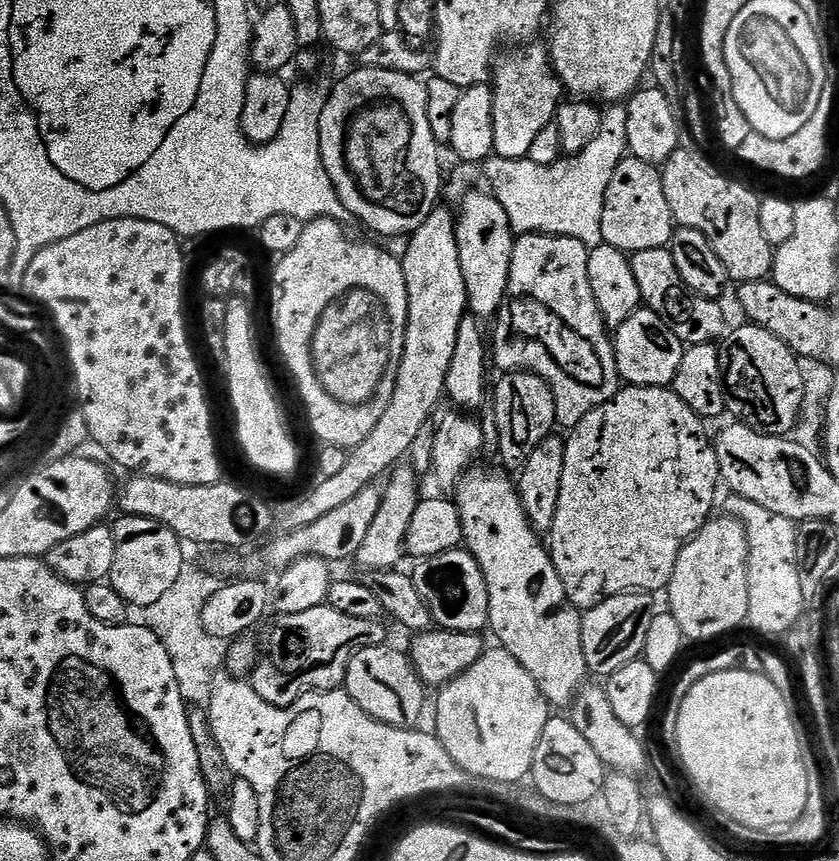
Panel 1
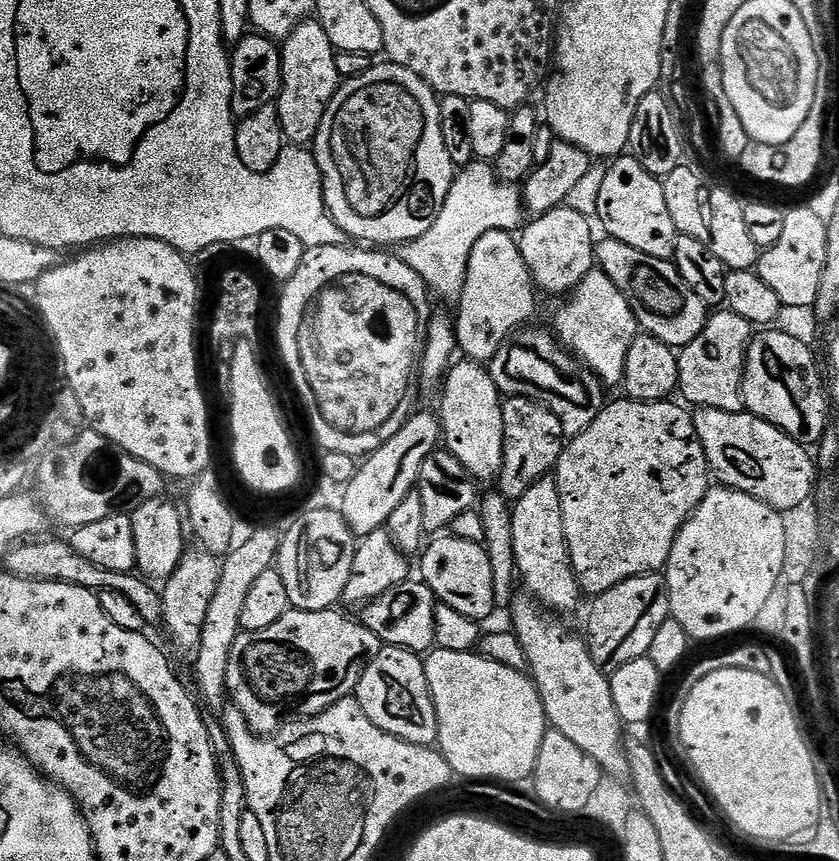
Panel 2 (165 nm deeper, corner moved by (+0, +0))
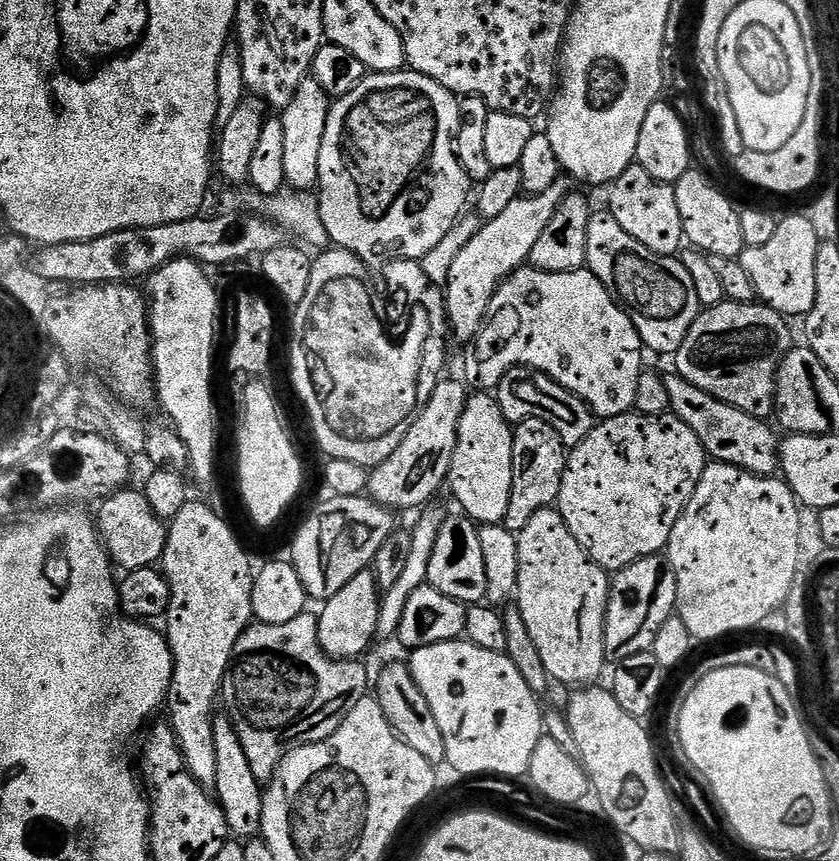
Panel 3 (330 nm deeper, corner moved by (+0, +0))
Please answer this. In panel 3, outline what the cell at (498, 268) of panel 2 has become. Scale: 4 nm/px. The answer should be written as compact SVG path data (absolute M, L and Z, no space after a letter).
M531 266L519 268L494 294L488 307L488 313L484 315L484 323L480 325L480 331L476 333L467 348L468 353L464 356L464 373L462 376L473 389L495 390L502 382L502 378L512 368L533 368L535 372L541 372L554 382L558 382L566 390L573 392L591 410L593 417L600 420L609 420L615 416L627 416L635 409L634 394L638 394L638 378L646 368L646 364L644 364L646 349L640 340L638 330L634 330L634 322L630 322L624 309L616 303L616 300L606 290L606 286L602 286L600 279L593 272L588 271L587 267L577 268L575 272L541 272L539 268Z

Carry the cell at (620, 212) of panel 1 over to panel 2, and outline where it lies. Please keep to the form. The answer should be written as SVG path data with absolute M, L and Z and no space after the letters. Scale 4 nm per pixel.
M624 154L607 165L602 190L598 190L598 206L596 216L598 224L605 228L607 235L618 242L626 242L626 246L634 246L634 250L642 250L642 254L650 254L650 258L672 260L676 245L677 231L674 218L670 218L670 209L666 206L666 194L661 177L652 176L639 164L632 154Z

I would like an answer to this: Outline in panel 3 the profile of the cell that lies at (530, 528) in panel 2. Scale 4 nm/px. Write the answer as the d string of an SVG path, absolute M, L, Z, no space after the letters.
M555 507L543 508L526 522L526 526L516 537L518 542L518 586L514 604L520 607L520 620L536 647L540 664L560 684L572 686L592 686L604 672L604 627L606 626L606 606L608 605L609 573L598 567L578 546L574 534L566 526Z

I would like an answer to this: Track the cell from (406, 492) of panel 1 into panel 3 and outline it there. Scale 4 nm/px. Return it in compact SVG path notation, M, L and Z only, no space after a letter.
M372 570L354 574L334 598L323 601L321 612L318 612L318 642L324 653L333 660L354 660L363 657L363 652L377 639L378 610L382 591L376 585Z

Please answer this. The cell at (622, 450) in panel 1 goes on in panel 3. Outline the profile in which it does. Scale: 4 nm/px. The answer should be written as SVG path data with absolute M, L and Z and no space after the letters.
M629 414L600 420L587 438L567 453L555 507L570 534L574 534L578 546L586 550L598 567L615 574L642 558L655 556L667 549L670 534L702 478L705 463L706 453L698 435L676 415Z

